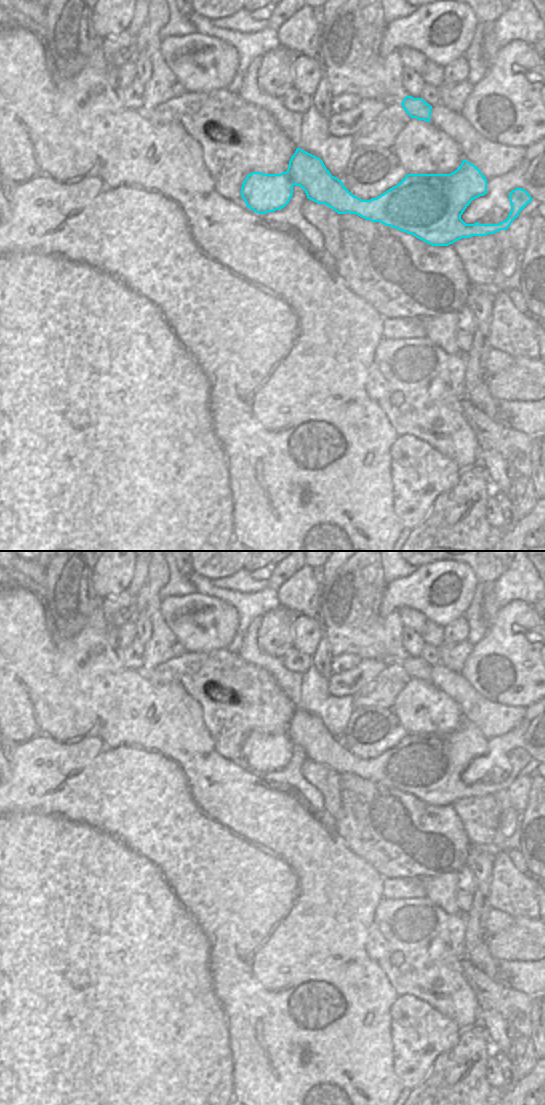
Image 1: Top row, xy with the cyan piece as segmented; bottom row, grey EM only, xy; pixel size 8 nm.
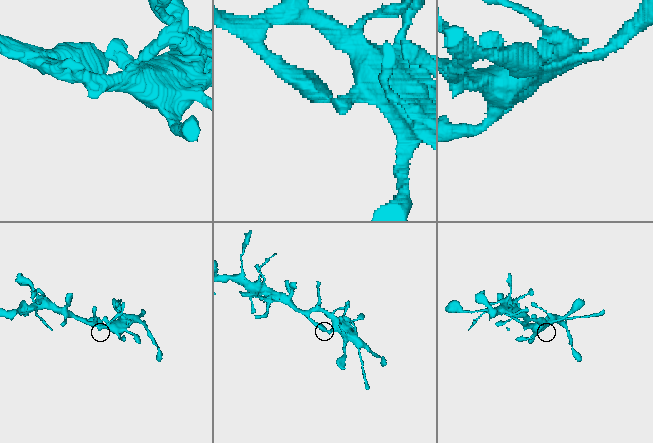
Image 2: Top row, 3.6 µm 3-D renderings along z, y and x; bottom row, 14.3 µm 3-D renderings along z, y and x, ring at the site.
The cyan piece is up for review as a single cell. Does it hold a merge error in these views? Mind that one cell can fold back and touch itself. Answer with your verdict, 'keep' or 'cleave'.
keep

